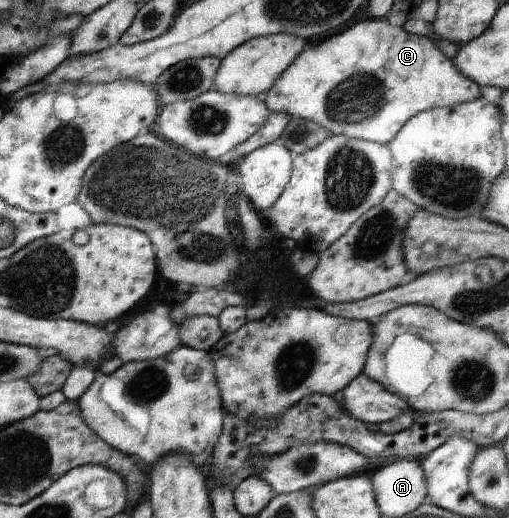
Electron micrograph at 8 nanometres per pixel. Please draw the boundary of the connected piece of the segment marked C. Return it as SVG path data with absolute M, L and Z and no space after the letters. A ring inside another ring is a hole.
M389 18L358 21L352 27L331 32L314 47L306 46L276 79L272 89L262 96L271 112L286 113L291 118L298 117L317 123L331 134L342 134L382 145L390 143L404 127L404 123L417 113L470 103L480 98L480 85L464 77L452 60L434 45L432 37L408 33L401 23Z

